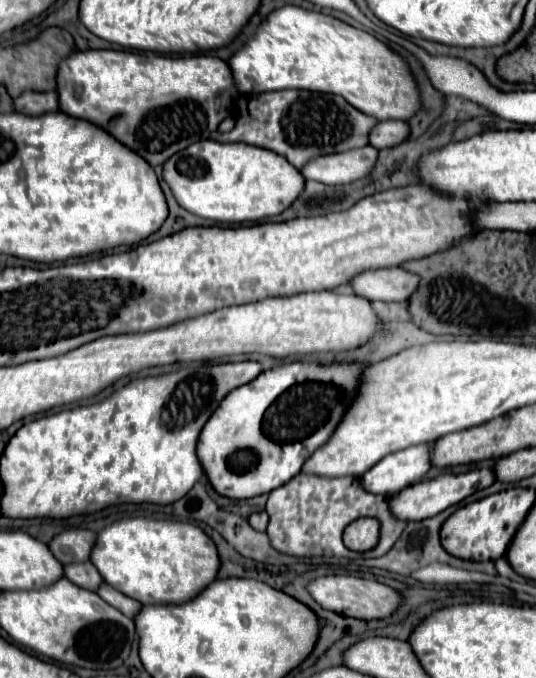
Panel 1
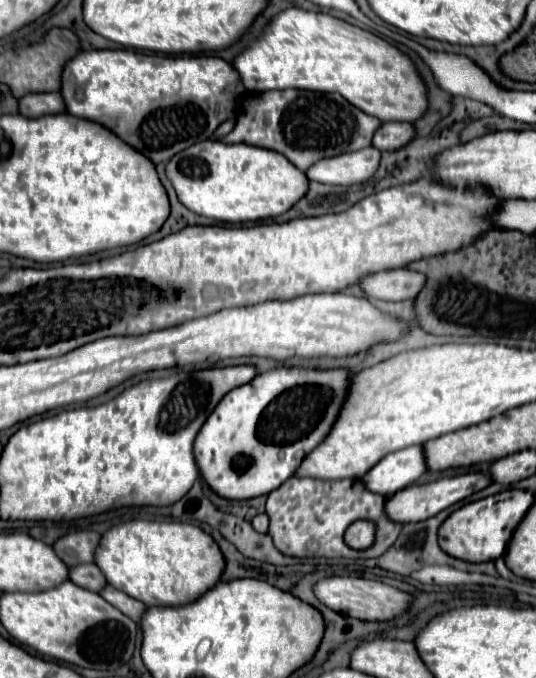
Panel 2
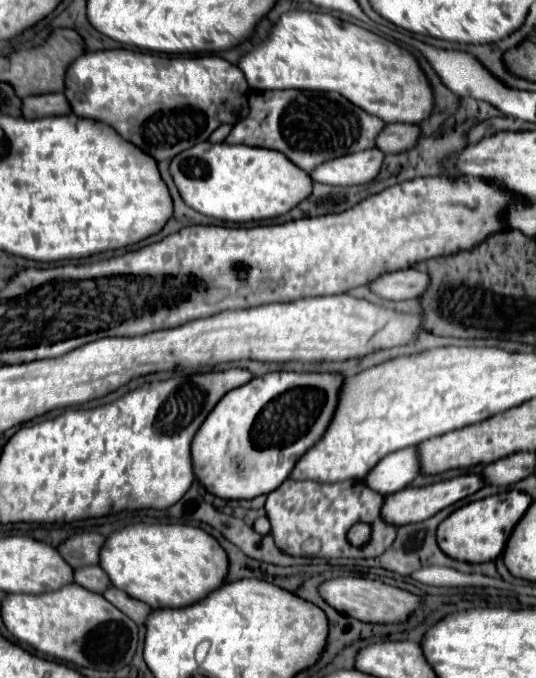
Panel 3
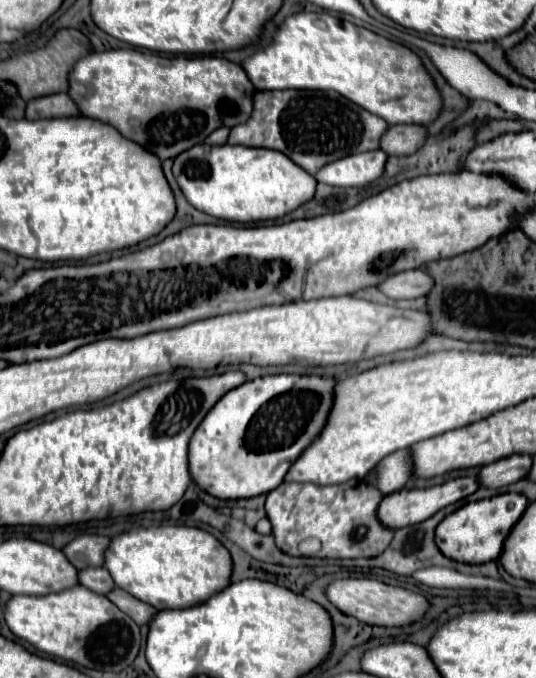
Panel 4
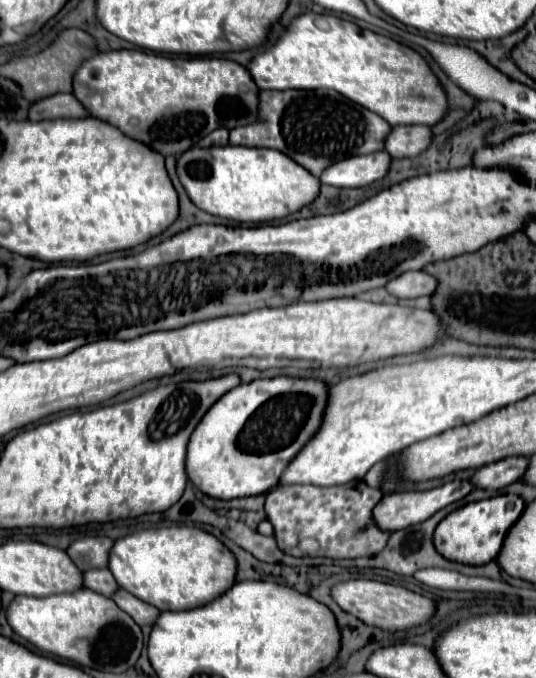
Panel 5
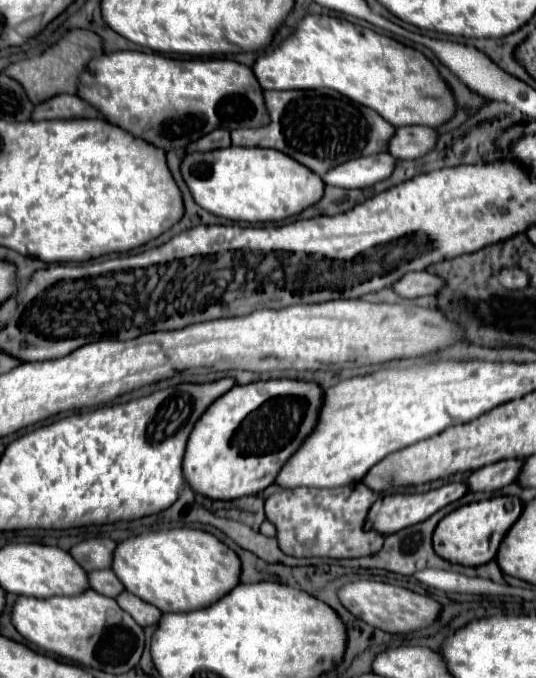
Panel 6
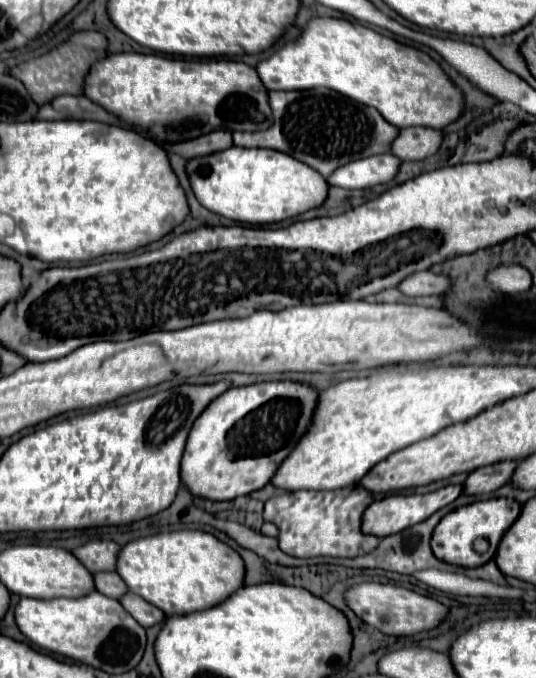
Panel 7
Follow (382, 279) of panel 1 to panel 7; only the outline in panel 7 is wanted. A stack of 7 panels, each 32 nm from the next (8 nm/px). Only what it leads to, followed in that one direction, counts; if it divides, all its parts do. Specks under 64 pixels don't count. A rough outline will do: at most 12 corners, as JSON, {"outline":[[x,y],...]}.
{"outline":[[416,272],[398,286],[406,296],[444,294],[452,280]]}

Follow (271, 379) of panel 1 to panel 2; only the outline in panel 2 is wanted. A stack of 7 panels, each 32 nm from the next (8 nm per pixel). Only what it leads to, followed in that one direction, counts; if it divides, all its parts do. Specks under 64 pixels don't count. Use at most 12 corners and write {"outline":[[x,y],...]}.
{"outline":[[276,368],[196,436],[202,480],[270,494],[326,438],[346,370]]}

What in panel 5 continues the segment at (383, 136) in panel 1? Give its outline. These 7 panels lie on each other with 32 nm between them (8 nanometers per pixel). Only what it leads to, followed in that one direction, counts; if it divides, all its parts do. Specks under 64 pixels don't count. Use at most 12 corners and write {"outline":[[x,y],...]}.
{"outline":[[396,126],[386,138],[392,158],[418,156],[432,144],[428,126]]}

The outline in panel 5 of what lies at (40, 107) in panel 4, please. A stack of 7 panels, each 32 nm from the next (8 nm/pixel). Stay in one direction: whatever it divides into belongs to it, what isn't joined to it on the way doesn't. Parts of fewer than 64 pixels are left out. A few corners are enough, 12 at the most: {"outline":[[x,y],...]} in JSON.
{"outline":[[56,94],[30,108],[30,120],[84,118],[90,112],[72,96]]}

